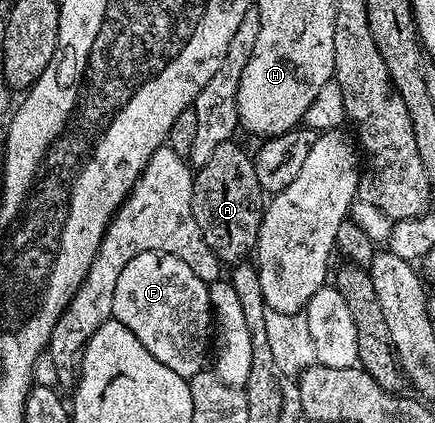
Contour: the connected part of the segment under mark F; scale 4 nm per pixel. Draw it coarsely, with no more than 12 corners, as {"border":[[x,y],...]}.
{"border":[[134,255],[112,315],[177,375],[205,368],[209,282]]}

